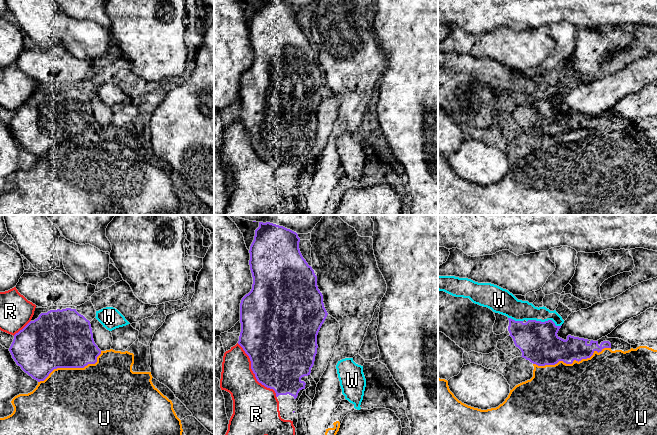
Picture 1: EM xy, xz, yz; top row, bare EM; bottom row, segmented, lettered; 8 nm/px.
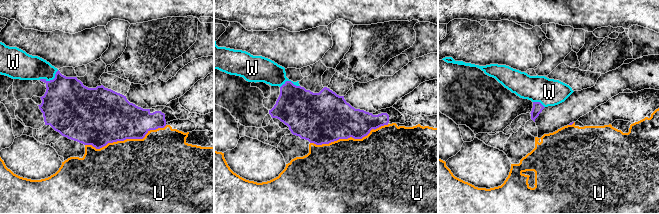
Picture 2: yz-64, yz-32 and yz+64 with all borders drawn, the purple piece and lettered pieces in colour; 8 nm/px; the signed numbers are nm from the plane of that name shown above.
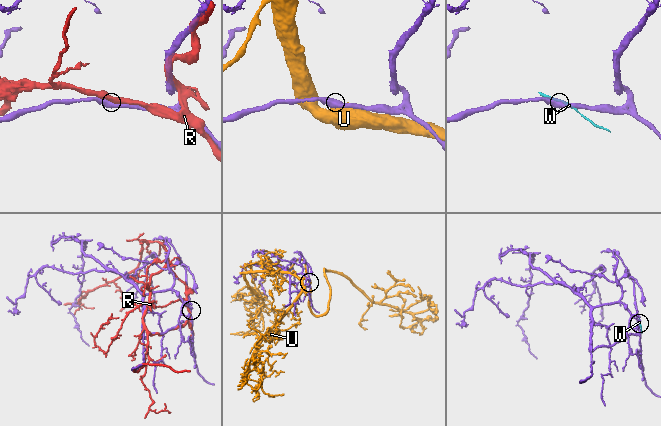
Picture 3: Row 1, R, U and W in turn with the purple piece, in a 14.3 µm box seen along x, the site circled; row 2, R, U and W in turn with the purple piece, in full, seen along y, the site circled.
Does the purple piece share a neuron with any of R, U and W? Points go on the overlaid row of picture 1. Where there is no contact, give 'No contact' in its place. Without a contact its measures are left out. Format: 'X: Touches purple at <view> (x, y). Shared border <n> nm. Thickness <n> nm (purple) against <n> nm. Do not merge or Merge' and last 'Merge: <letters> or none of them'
R: Touches purple at xz (253, 372). Shared border 550 nm. Thickness 480 nm (purple) against 340 nm. Do not merge
U: Touches purple at yz (571, 363). Shared border 650 nm. Thickness 280 nm (purple) against 500 nm. Do not merge
W: Touches purple at yz (545, 321). Shared border 280 nm. Thickness 320 nm (purple) against 170 nm. Do not merge
Merge: none of them

